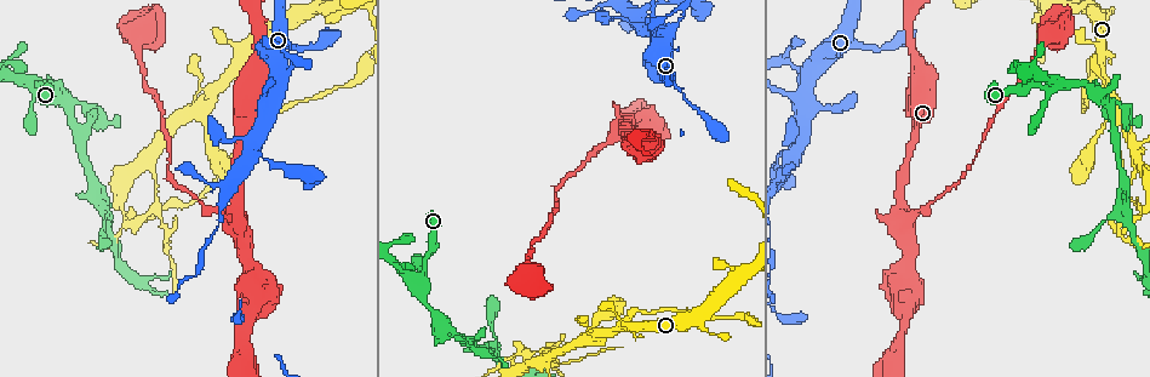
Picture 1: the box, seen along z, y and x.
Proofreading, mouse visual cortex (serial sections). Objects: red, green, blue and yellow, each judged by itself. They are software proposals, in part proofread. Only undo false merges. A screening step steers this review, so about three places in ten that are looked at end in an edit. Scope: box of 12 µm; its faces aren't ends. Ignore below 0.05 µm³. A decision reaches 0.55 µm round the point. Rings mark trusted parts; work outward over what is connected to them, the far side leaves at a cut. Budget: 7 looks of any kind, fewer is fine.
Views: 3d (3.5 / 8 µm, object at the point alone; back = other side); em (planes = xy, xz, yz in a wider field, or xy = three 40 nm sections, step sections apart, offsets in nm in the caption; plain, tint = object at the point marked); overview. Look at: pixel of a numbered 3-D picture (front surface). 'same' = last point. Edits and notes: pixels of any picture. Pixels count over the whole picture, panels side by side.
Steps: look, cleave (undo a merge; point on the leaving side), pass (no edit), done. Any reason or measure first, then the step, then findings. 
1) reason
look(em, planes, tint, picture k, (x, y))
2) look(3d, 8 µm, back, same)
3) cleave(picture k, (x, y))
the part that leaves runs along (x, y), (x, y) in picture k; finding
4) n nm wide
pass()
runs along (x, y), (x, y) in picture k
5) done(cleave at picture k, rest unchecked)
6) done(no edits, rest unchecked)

arms part here
look(3d, 3.5 µm, picture 1, (234, 215))

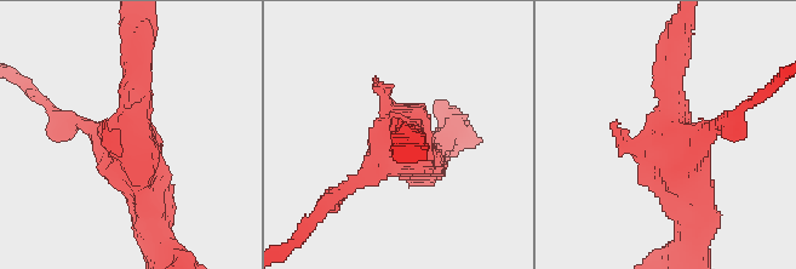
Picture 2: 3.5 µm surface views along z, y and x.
look(em, xy, step 2, plain, picture 2, (132, 132))

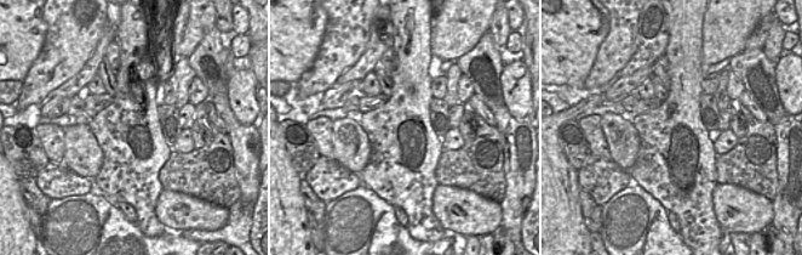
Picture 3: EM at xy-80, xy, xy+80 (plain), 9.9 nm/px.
look(em, xy, step 2, tint, same)

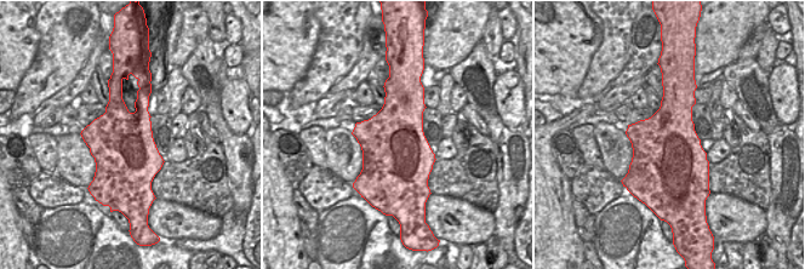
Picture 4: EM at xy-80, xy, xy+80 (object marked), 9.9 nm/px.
pass()
runs along (675, 76), (687, 225) in picture 2; one cell here

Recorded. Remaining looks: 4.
three arms meet
look(3d, 3.5 µm, picture 1, (624, 328))

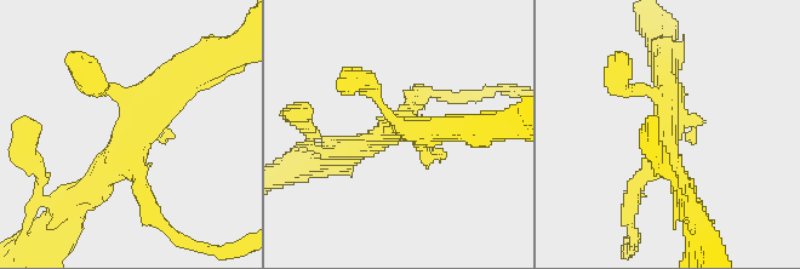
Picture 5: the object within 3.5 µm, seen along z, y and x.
3 arms; arms of 200, 300, 350 nm
look(em, xy, step 2, tint, picture 5, (128, 156))

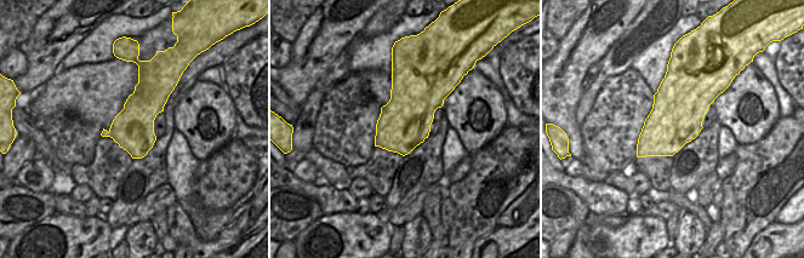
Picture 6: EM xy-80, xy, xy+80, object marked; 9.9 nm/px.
pass()
runs along (173, 84), (73, 210) in picture 5; one cell here

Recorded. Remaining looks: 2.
abrupt turn
look(3d, 3.5 µm, picture 1, (540, 287))

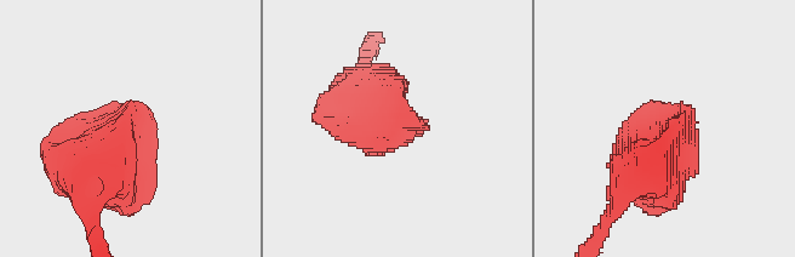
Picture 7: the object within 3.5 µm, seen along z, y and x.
look(em, xy, step 5, tint, picture 7, (395, 125))

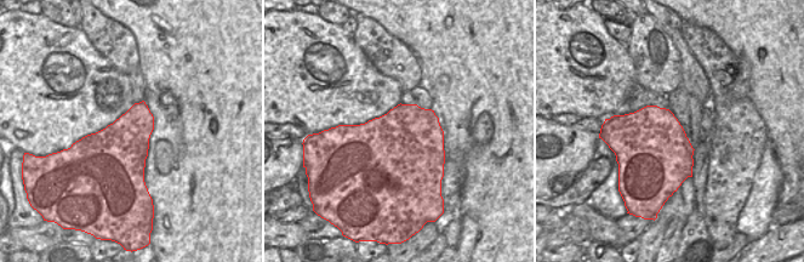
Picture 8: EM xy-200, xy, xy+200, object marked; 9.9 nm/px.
pass()
runs along (79, 187), (116, 142), (131, 108) in picture 7; one cell here

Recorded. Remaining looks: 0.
done(no edits, rest unchecked)

